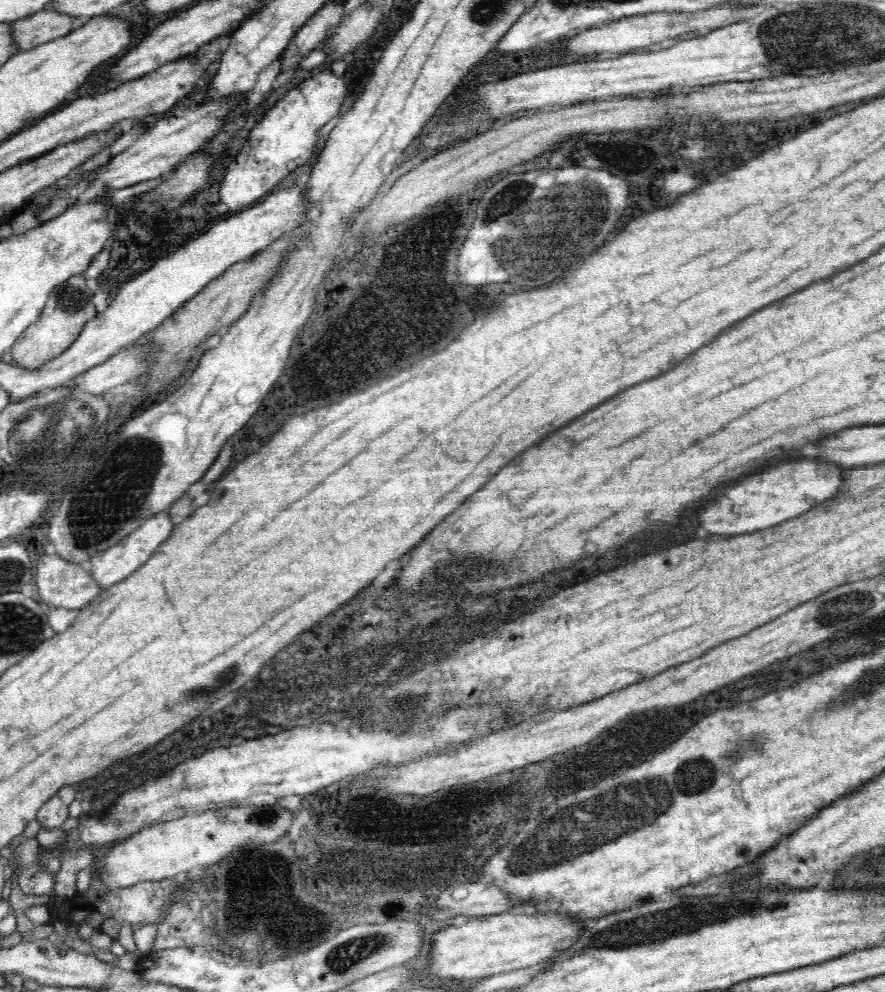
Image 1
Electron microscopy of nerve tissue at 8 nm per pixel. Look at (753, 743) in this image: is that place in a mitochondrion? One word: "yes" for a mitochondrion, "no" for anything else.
yes

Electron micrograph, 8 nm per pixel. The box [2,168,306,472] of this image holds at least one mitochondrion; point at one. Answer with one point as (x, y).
(40, 436)

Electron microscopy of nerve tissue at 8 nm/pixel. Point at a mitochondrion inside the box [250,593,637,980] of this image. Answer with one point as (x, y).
(341, 959)

